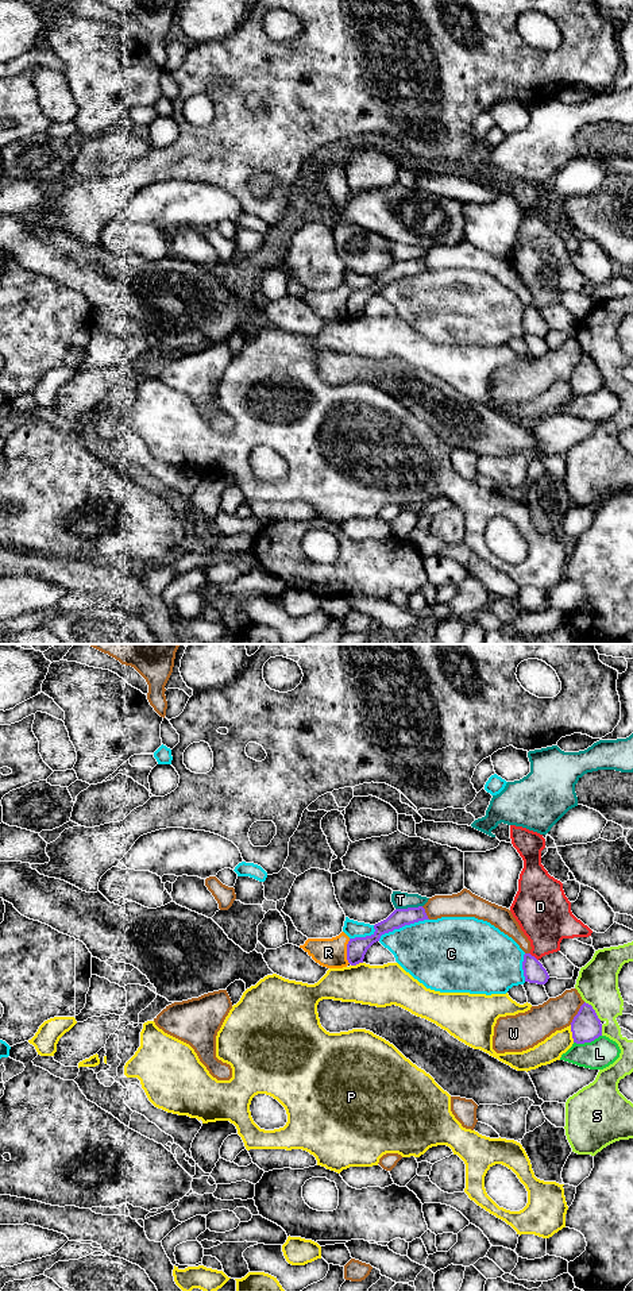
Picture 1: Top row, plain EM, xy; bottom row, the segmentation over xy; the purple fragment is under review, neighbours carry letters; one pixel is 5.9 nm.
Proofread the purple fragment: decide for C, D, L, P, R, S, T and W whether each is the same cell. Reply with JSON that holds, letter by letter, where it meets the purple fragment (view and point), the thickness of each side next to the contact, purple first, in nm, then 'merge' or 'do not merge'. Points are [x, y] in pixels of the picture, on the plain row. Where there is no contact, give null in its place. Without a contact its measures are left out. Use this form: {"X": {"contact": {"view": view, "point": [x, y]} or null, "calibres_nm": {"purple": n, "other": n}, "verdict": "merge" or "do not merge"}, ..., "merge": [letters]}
{"C": {"contact": {"view": "xy", "point": [402, 277]}, "calibres_nm": {"purple": 110, "other": 400}, "verdict": "do not merge"}, "D": {"contact": {"view": "xy", "point": [533, 308]}, "calibres_nm": {"purple": 130, "other": 320}, "verdict": "do not merge"}, "L": {"contact": {"view": "xy", "point": [587, 393]}, "calibres_nm": {"purple": 180, "other": 180}, "verdict": "do not merge"}, "P": {"contact": {"view": "xy", "point": [572, 385]}, "calibres_nm": {"purple": 180, "other": 140}, "verdict": "do not merge"}, "R": {"contact": {"view": "xy", "point": [347, 303]}, "calibres_nm": {"purple": 120, "other": 180}, "verdict": "do not merge"}, "S": {"contact": {"view": "xy", "point": [594, 362]}, "calibres_nm": {"purple": 180, "other": 240}, "verdict": "do not merge"}, "T": {"contact": {"view": "xy", "point": [408, 259]}, "calibres_nm": {"purple": 110, "other": 100}, "verdict": "do not merge"}, "W": {"contact": {"view": "xy", "point": [578, 365]}, "calibres_nm": {"purple": 180, "other": 200}, "verdict": "do not merge"}, "merge": []}

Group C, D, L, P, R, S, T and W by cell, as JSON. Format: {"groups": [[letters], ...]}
{"groups": [["C"], ["D"], ["L"], ["P"], ["R", "T"], ["S"], ["W"]]}

